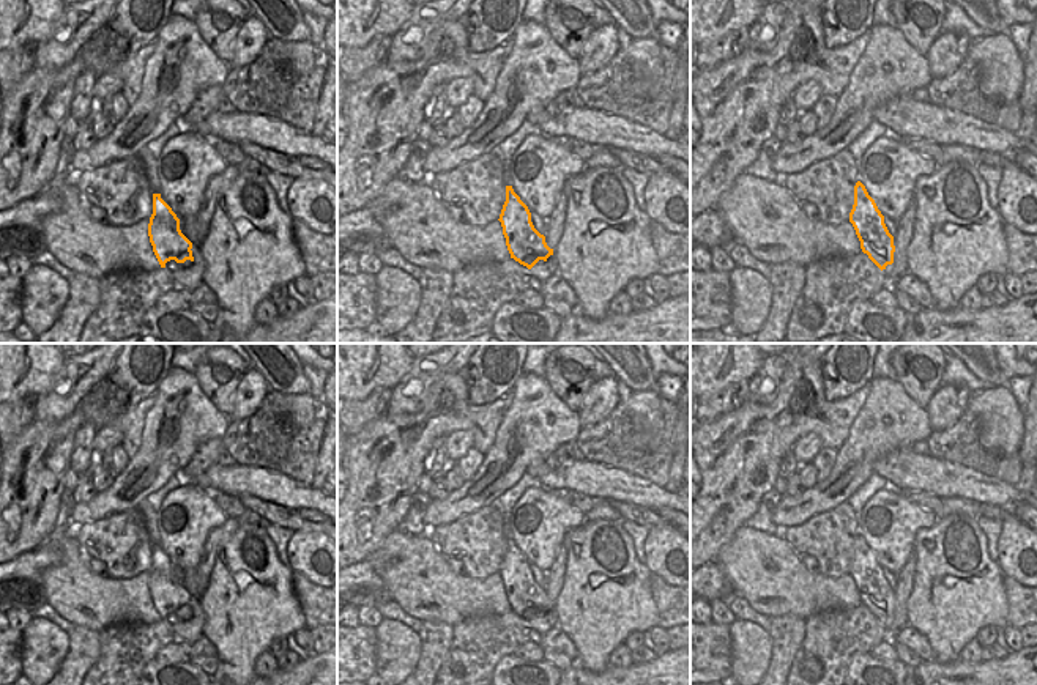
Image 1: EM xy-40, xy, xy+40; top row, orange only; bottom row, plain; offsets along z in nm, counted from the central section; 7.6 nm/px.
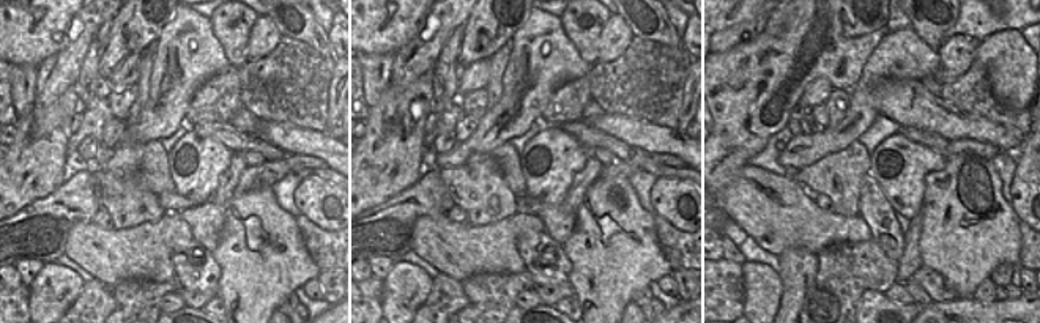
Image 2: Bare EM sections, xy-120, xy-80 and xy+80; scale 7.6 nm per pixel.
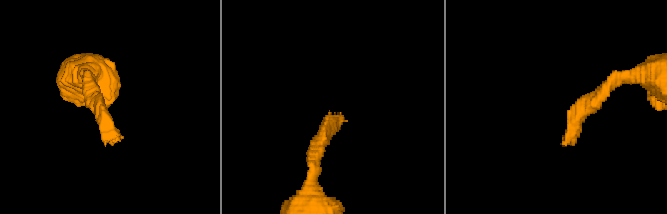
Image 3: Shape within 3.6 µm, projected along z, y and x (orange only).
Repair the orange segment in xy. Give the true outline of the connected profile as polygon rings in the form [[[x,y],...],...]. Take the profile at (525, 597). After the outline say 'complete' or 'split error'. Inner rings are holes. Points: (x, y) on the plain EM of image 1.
[[[506,539],[506,554],[498,573],[511,611],[523,619],[525,627],[533,631],[534,638],[558,627],[553,602],[547,598],[545,589],[534,581],[528,559],[514,545],[512,539]]]; split error

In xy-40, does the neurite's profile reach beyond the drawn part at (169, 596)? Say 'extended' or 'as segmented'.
extended

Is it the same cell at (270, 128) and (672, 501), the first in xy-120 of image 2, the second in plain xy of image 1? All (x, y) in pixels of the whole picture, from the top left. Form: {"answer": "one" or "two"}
{"answer": "one"}

